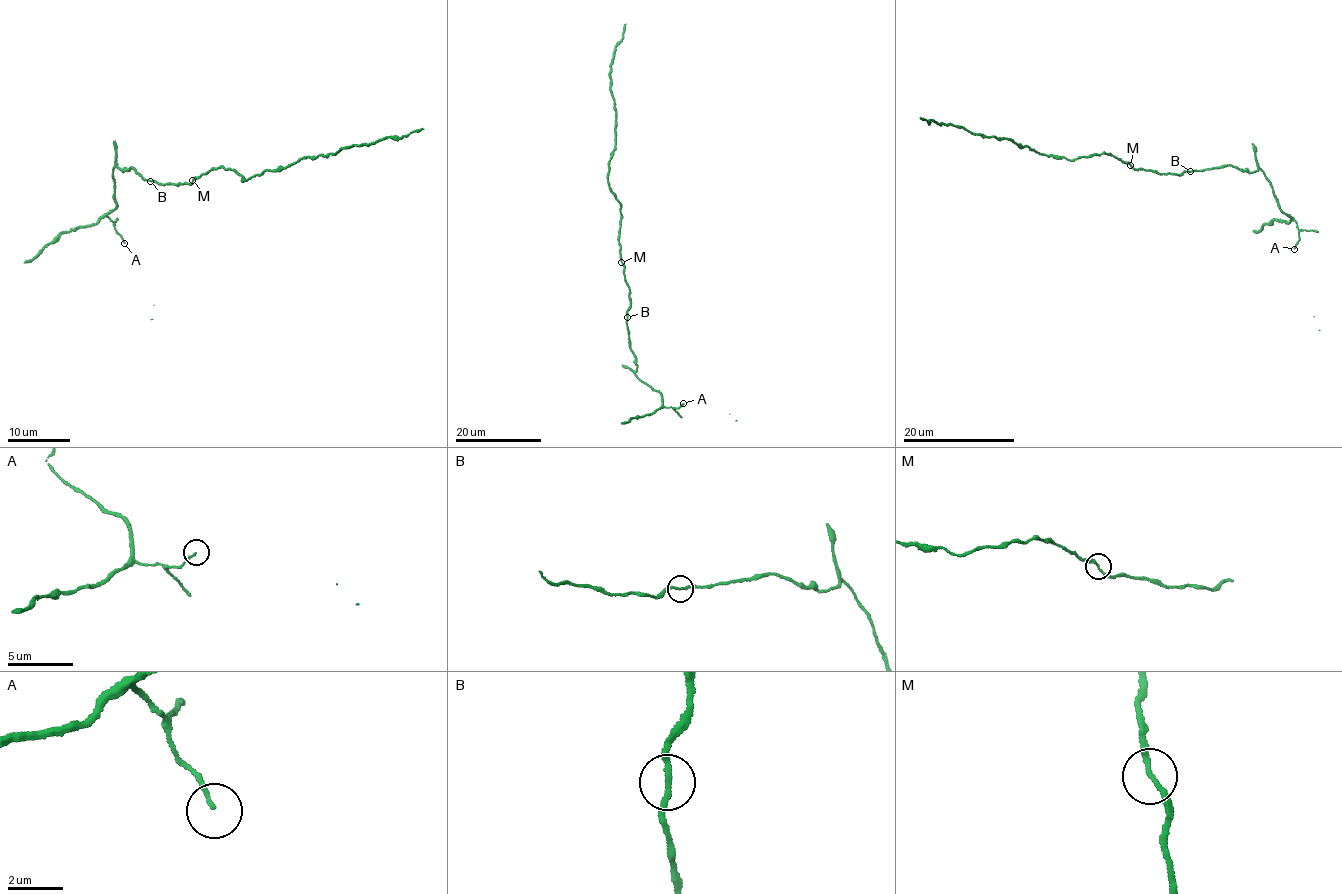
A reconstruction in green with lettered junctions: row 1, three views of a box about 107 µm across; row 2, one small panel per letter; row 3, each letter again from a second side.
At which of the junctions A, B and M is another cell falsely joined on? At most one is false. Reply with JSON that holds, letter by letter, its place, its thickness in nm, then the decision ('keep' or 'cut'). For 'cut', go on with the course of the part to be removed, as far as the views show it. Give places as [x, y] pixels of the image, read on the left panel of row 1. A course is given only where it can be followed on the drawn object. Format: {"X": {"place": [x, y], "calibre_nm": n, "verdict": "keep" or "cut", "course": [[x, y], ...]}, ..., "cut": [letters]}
{"A": {"place": [124, 243], "calibre_nm": 130, "verdict": "keep"}, "B": {"place": [150, 181], "calibre_nm": 180, "verdict": "keep"}, "M": {"place": [192, 180], "calibre_nm": 170, "verdict": "keep"}, "cut": []}

